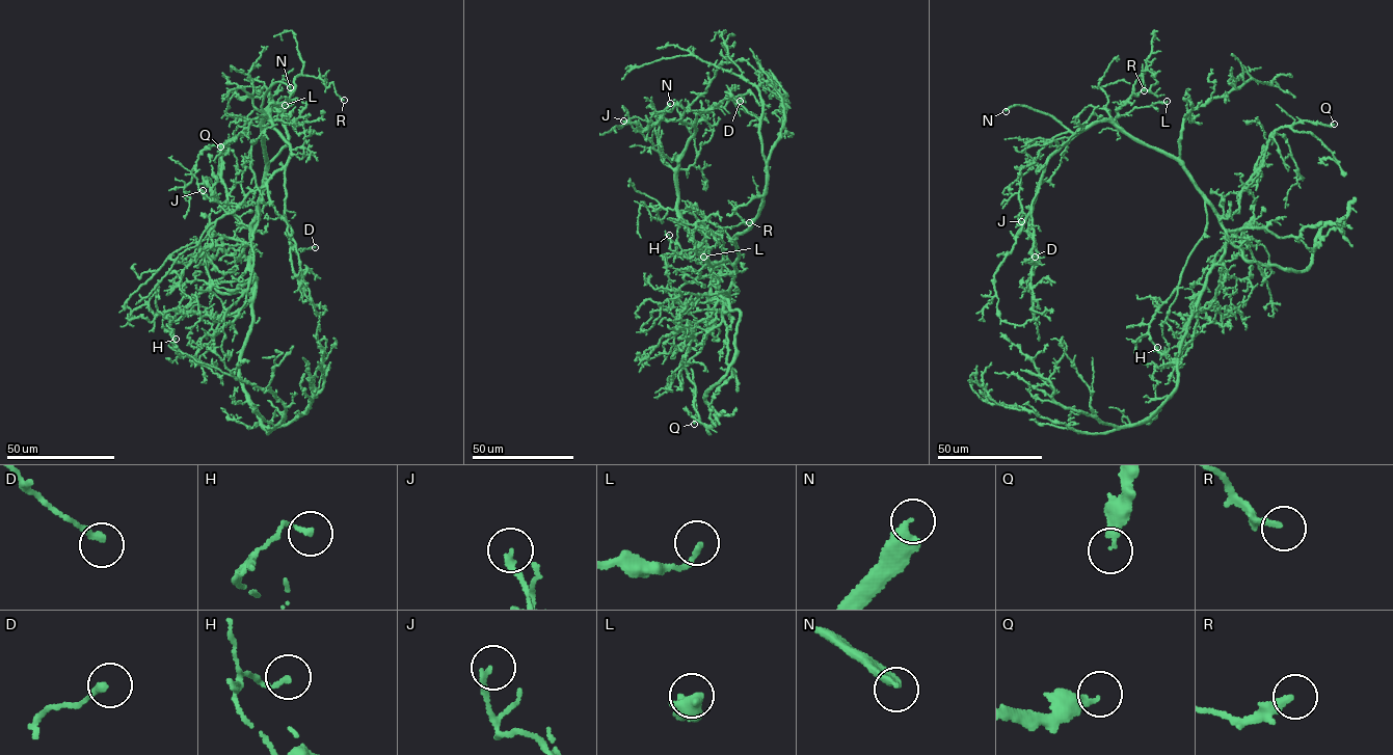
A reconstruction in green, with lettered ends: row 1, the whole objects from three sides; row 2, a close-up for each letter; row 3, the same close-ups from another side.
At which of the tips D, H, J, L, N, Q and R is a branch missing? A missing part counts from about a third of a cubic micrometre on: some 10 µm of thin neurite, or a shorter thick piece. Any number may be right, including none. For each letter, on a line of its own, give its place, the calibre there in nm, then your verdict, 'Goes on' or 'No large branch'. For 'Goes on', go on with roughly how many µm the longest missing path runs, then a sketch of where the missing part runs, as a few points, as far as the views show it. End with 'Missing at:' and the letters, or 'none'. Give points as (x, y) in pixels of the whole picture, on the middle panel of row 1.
D: Place: (740, 101). Thickness 240 nm. No large branch
H: Place: (669, 235). Thickness 170 nm. No large branch
J: Place: (623, 120). Thickness 200 nm. No large branch
L: Place: (703, 257). Thickness 200 nm. No large branch
N: Place: (670, 103). Thickness 300 nm. No large branch
Q: Place: (694, 424). Thickness 280 nm. No large branch
R: Place: (749, 222). Thickness 240 nm. No large branch
Missing at: none

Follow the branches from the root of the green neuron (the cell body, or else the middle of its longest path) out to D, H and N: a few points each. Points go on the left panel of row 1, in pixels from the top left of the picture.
D: (252, 253), (270, 110), (290, 147), (284, 185), (290, 244), (315, 247)
H: (252, 253), (255, 286), (250, 301), (223, 319), (213, 339), (194, 357), (180, 357), (170, 342), (176, 339)
N: (252, 253), (269, 110), (270, 117), (261, 108), (275, 82), (290, 87)

